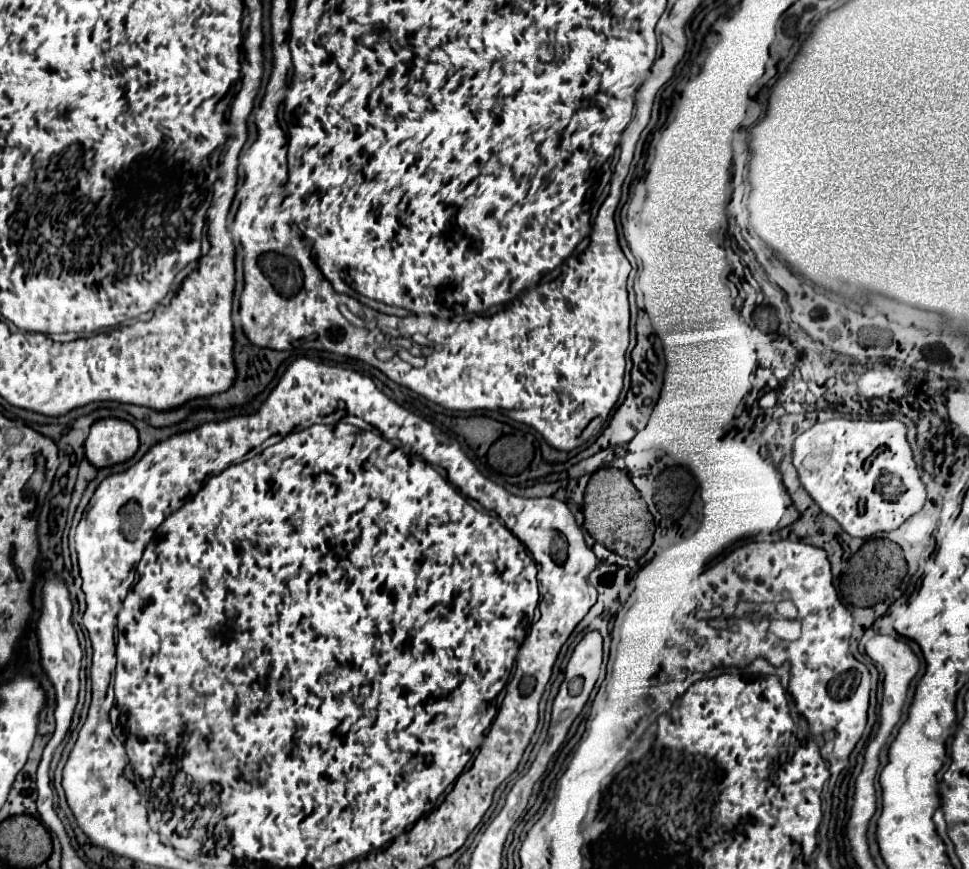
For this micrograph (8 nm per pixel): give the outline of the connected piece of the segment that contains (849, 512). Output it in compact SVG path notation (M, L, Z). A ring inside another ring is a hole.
M831 419L815 423L795 439L793 465L805 491L851 537L869 539L881 531L893 531L921 511L927 499L907 443L907 425L899 419Z

